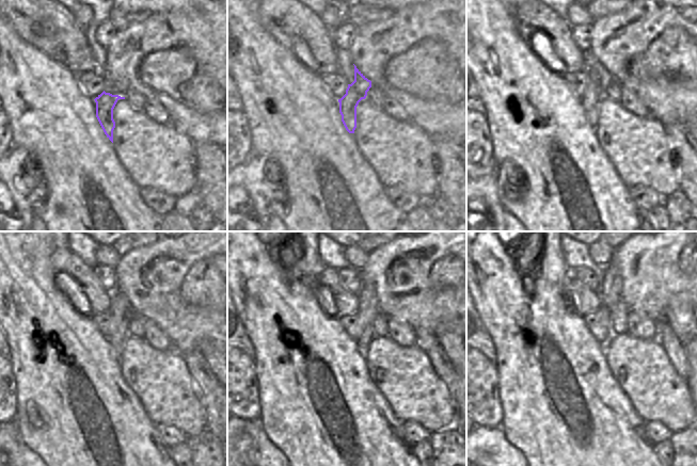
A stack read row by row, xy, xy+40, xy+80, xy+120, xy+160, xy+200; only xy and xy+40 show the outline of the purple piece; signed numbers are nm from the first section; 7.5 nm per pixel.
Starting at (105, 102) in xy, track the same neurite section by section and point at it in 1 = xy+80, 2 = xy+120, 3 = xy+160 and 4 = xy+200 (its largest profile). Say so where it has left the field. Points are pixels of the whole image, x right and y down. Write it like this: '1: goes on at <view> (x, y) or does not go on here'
1: goes on at xy+80 (596, 92)
2: goes on at xy+120 (122, 314)
3: goes on at xy+160 (368, 308)
4: goes on at xy+200 (610, 294)

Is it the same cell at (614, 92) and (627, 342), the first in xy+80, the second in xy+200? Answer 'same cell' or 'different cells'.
different cells

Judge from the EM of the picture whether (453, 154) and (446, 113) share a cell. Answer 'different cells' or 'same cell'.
different cells

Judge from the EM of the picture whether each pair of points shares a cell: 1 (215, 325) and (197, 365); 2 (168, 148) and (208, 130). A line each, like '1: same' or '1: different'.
1: different
2: different

